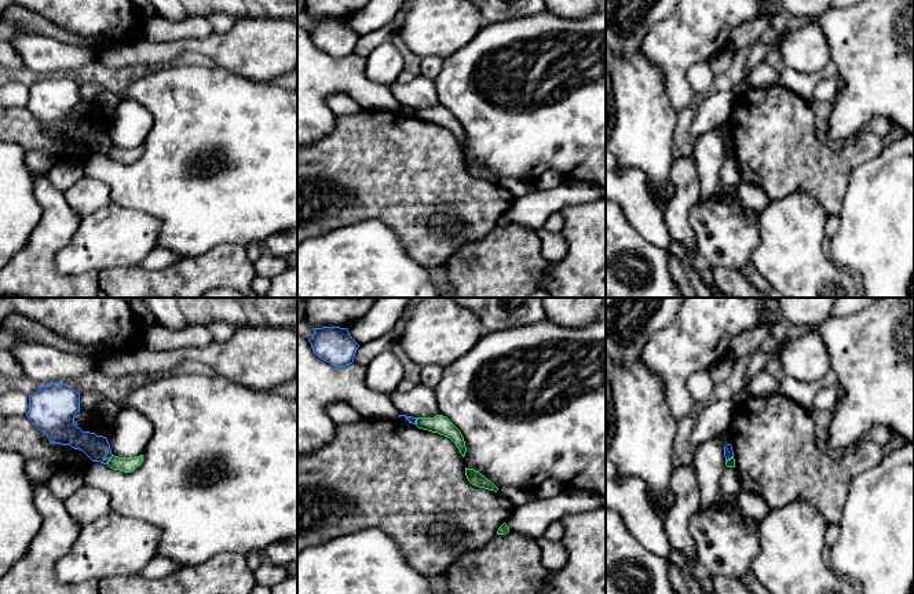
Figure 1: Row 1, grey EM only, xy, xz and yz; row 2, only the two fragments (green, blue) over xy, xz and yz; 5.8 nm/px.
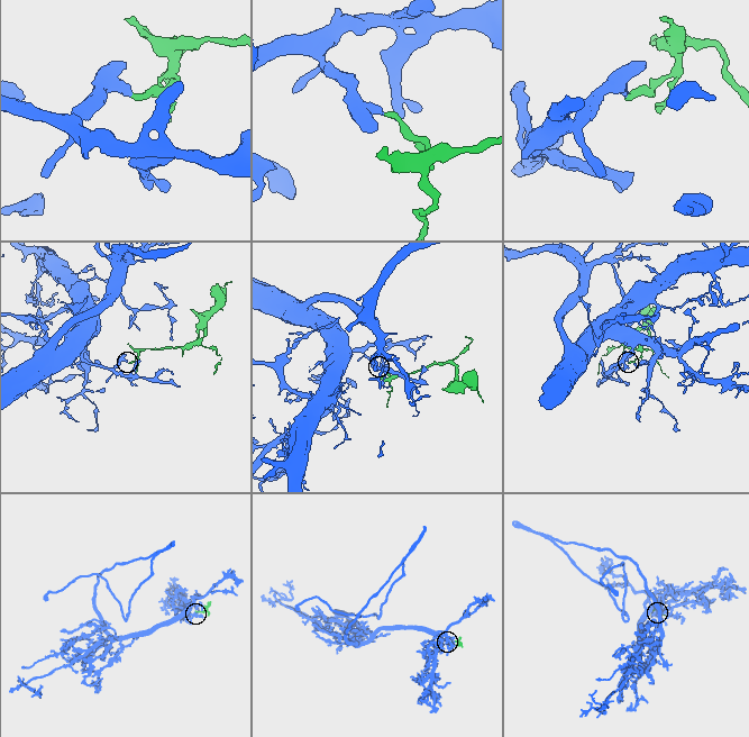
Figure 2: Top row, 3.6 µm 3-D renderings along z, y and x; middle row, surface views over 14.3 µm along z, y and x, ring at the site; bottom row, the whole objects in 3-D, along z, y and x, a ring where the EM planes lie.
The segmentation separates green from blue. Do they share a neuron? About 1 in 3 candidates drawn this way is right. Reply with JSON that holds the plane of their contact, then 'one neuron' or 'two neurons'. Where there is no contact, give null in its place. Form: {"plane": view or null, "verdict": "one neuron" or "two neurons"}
{"plane": "xy", "verdict": "two neurons"}

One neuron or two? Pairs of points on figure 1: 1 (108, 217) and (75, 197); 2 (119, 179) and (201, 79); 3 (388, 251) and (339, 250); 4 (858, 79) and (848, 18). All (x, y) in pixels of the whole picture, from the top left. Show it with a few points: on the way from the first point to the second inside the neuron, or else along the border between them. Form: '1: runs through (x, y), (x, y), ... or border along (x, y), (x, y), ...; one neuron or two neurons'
1: border along (110, 201), (81, 217); two neurons
2: runs through (146, 164), (201, 106); one neuron
3: runs through (376, 251), (351, 251); one neuron
4: runs through (858, 64), (858, 33); one neuron

